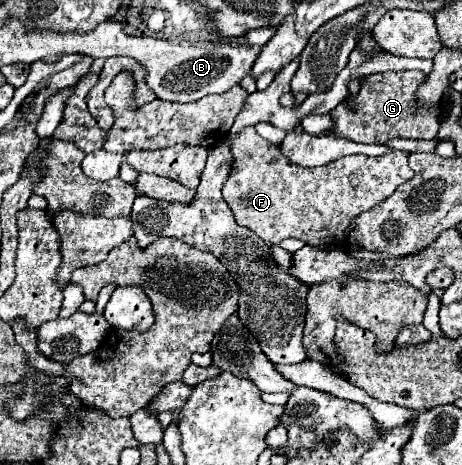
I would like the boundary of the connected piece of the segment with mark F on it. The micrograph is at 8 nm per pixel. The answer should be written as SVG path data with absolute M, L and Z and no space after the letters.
M252 126L242 128L230 142L232 148L232 170L228 174L228 180L222 188L224 200L228 202L236 224L250 228L256 236L260 236L268 244L280 244L284 238L298 238L308 246L338 246L344 240L344 232L352 218L358 214L374 208L400 184L412 178L412 170L408 166L408 154L406 152L388 152L384 156L342 156L334 162L328 162L318 168L302 168L294 162L290 162L280 146L270 144L262 136L256 134Z

